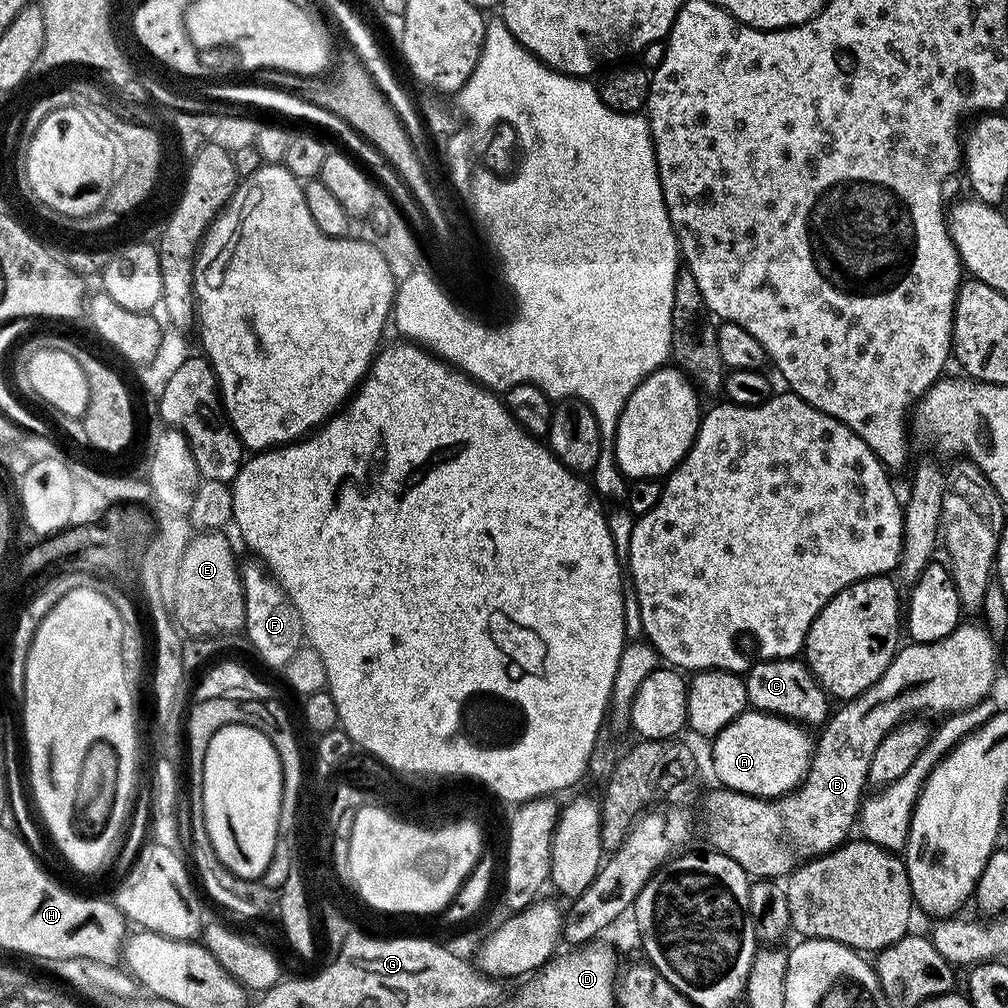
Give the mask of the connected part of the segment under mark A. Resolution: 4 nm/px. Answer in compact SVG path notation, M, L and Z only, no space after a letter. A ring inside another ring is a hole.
M746 710L720 731L711 741L712 768L723 787L746 795L761 797L787 796L803 783L814 751L809 729L768 712Z

